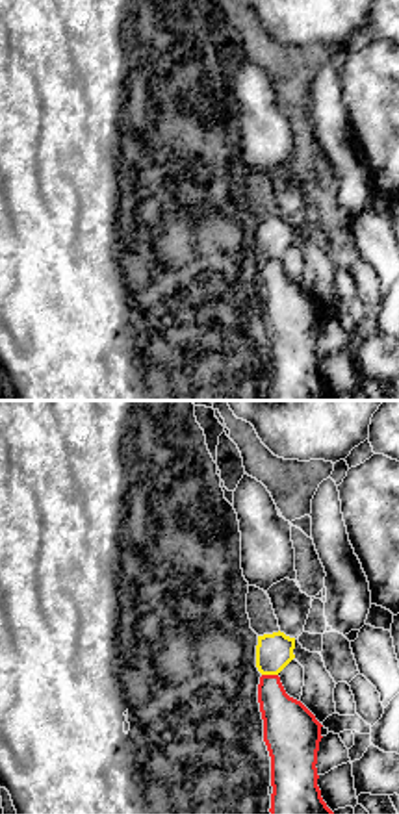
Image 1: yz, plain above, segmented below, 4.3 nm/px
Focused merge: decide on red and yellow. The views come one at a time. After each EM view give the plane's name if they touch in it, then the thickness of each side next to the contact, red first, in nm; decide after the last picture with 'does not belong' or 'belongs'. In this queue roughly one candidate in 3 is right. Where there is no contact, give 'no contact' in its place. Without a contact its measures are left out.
meets red in yz; 240 nm thick on the red side, 160 nm on the other

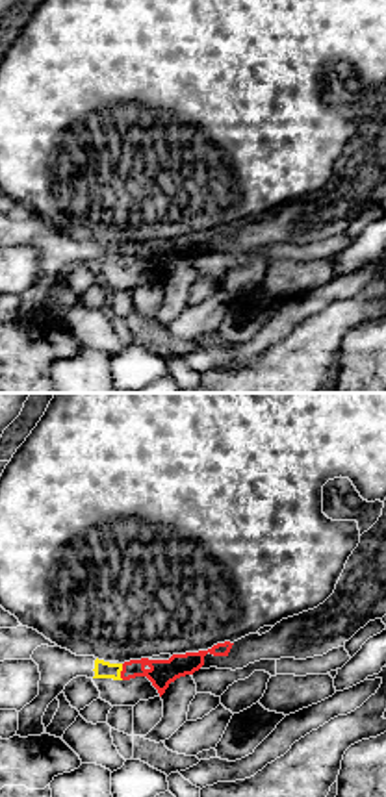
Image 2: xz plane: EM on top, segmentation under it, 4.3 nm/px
meets red in xz; 110 nm thick on the red side, 80 nm on the other

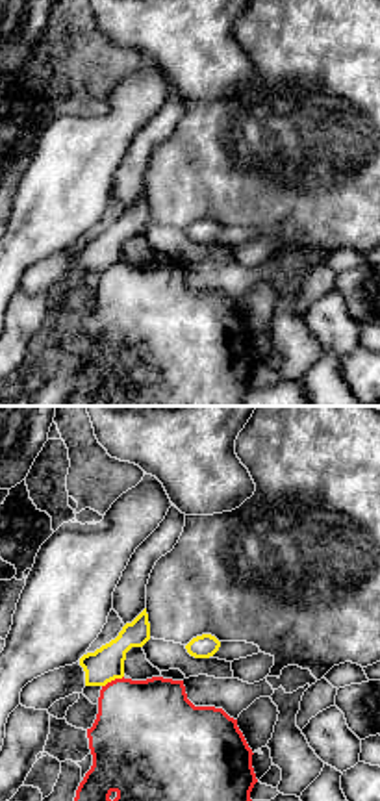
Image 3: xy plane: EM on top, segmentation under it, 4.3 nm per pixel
meets red in xy; 420 nm thick on the red side, 150 nm on the other

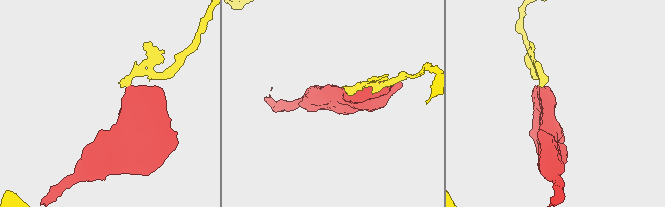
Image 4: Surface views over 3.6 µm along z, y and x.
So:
does not belong

